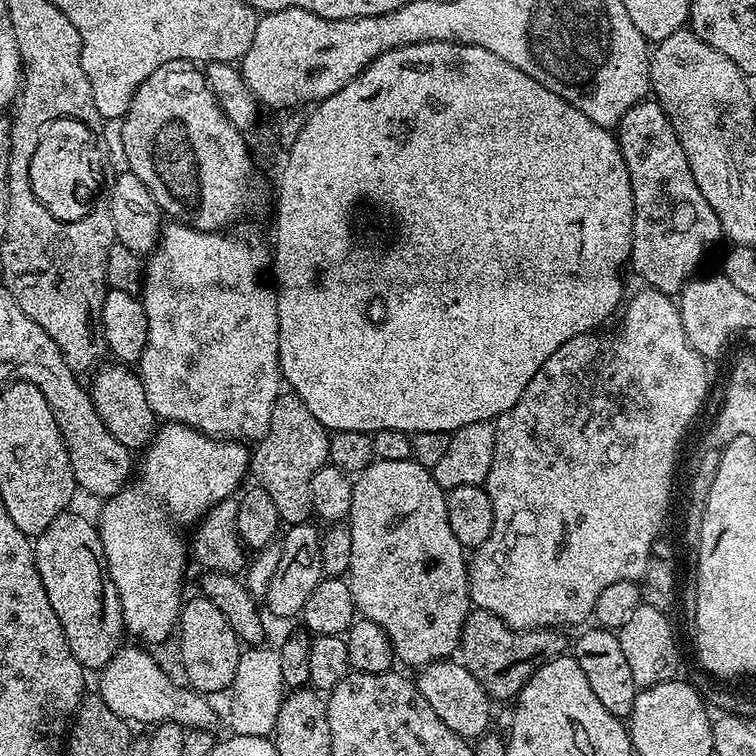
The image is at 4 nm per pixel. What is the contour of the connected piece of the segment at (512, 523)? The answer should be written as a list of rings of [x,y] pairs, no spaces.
[[[644,286],[641,289],[632,301],[629,299],[623,305],[624,317],[621,318],[618,329],[614,332],[593,330],[570,338],[570,342],[562,342],[562,346],[558,346],[558,350],[554,350],[554,354],[542,362],[538,374],[530,378],[530,386],[522,390],[522,398],[518,398],[512,409],[497,416],[494,421],[494,462],[486,481],[486,491],[494,510],[494,526],[490,530],[490,538],[473,551],[468,560],[468,593],[475,607],[502,618],[502,622],[511,628],[563,629],[564,624],[583,625],[583,620],[595,613],[598,594],[602,594],[606,586],[627,580],[643,581],[648,562],[653,559],[652,543],[664,524],[668,499],[672,496],[676,450],[684,431],[691,426],[692,419],[699,414],[700,407],[708,396],[709,365],[700,352],[690,346],[686,330],[682,330],[679,303],[669,293],[660,292],[657,288]]]

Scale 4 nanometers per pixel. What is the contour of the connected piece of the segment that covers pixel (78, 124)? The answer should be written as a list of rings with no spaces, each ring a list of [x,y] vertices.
[[[55,119],[40,133],[38,147],[30,160],[30,184],[45,210],[59,221],[80,221],[97,199],[98,174],[94,166],[96,134],[82,121]]]

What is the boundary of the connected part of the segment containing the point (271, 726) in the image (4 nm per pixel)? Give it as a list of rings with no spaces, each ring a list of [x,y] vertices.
[[[248,646],[240,653],[236,678],[232,682],[230,695],[232,705],[226,712],[226,724],[238,736],[266,736],[271,737],[276,731],[278,710],[283,702],[286,689],[282,678],[282,662],[278,659],[275,647]]]

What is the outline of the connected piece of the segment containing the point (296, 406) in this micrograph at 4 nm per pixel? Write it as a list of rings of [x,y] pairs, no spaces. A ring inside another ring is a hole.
[[[282,394],[274,402],[270,426],[251,449],[250,472],[253,477],[256,475],[255,483],[259,488],[270,494],[285,525],[307,524],[313,519],[310,478],[314,478],[318,469],[329,463],[329,435],[329,429],[324,428],[310,410],[306,410],[306,402],[302,402],[300,396]]]

